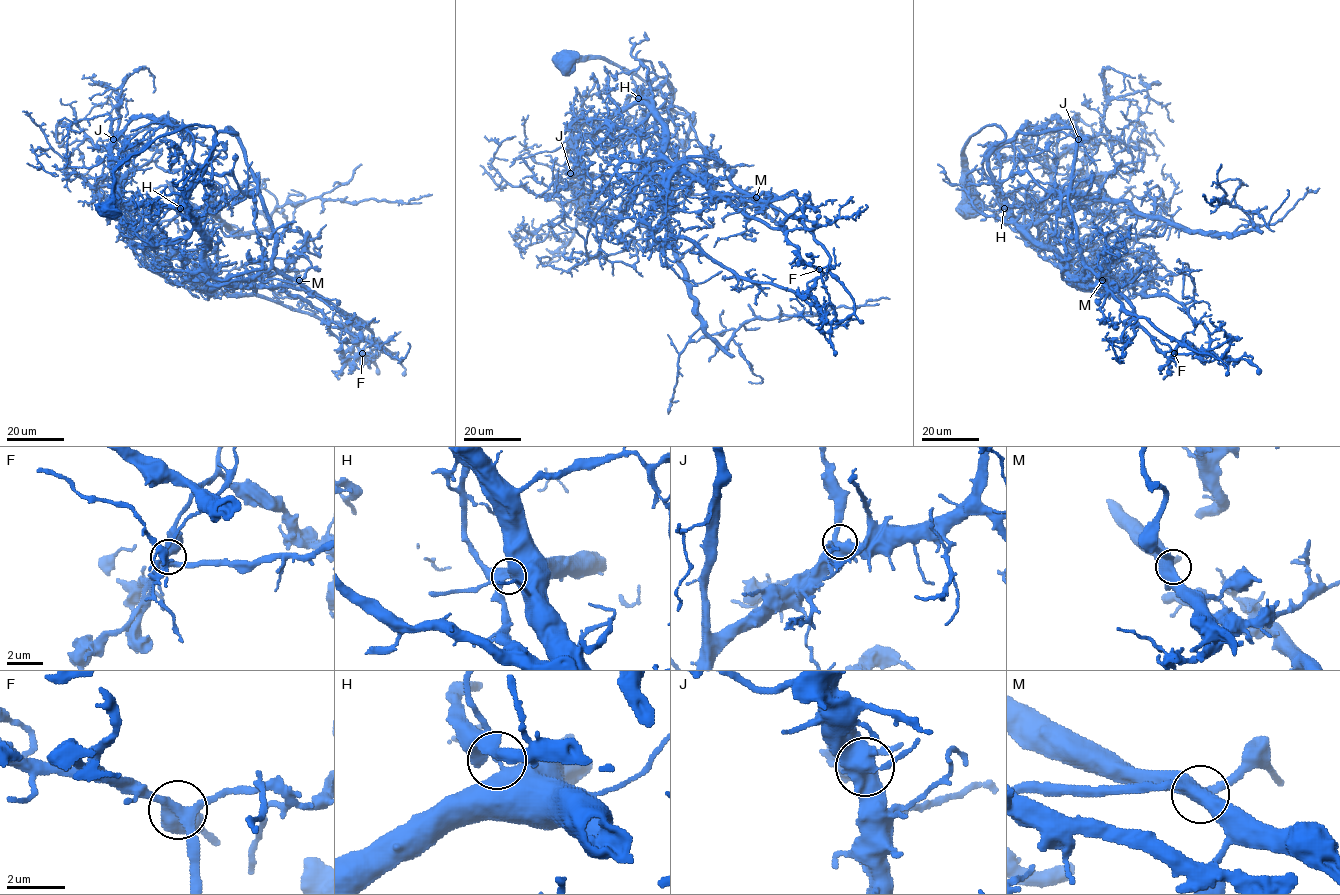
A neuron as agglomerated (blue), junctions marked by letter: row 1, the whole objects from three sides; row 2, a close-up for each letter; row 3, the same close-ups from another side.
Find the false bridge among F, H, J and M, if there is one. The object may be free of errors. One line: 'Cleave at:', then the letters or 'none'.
Cleave at: H

